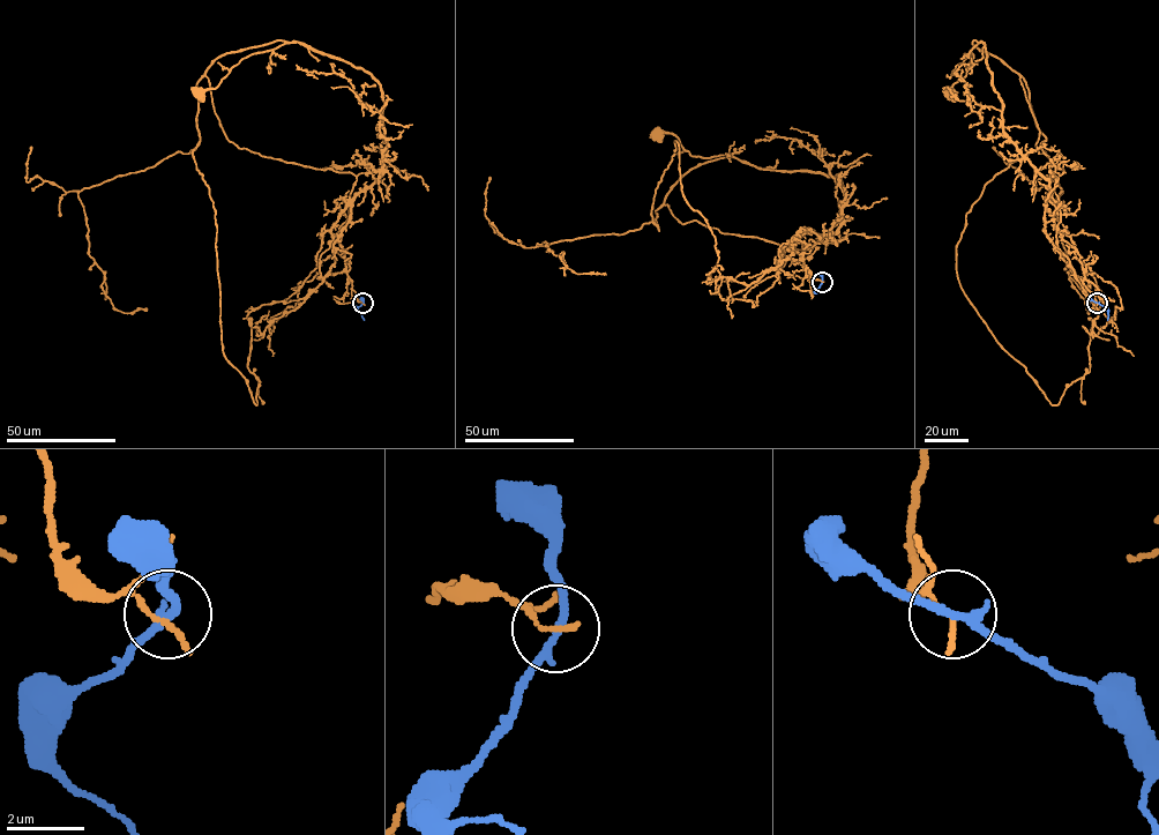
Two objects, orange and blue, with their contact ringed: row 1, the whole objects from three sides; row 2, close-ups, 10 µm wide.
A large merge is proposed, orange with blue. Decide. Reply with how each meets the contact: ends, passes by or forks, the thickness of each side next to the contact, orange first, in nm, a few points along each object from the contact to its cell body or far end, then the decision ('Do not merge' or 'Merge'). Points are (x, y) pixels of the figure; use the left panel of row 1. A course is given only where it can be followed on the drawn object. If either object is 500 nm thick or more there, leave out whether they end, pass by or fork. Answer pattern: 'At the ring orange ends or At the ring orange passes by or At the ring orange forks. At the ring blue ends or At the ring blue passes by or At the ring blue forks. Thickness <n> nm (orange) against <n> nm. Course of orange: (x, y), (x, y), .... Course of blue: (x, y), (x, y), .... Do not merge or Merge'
At the ring orange ends. At the ring blue passes by. Thickness 150 nm (orange) against 200 nm. Course of orange: (364, 303), (331, 228), (383, 171), (379, 83), (361, 68), (294, 42), (242, 58), (216, 88), (199, 92). Course of blue: (364, 303), (357, 310), (364, 320). Do not merge

